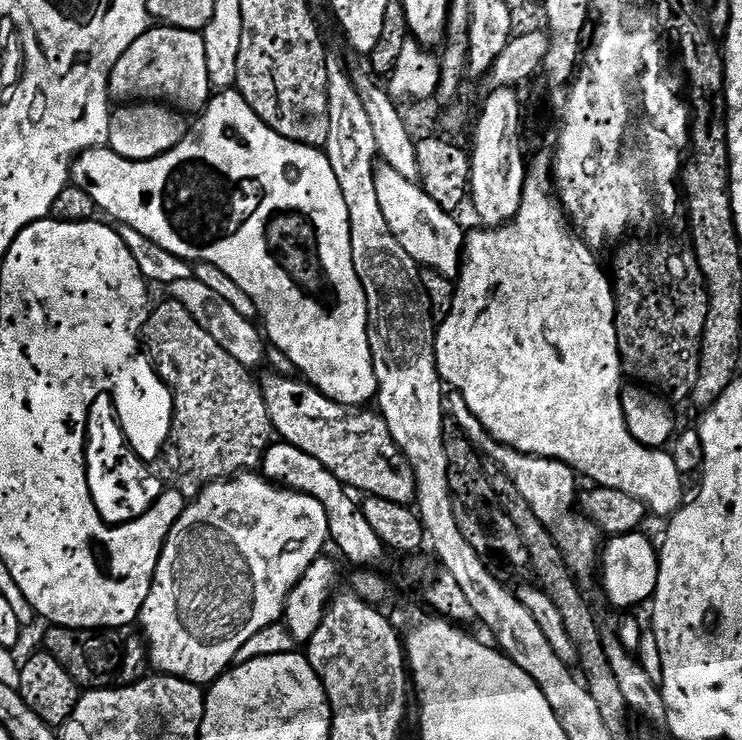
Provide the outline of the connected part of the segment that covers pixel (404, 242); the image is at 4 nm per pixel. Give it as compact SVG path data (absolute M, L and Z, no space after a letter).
M377 163L374 186L378 190L378 202L382 206L386 226L390 226L402 250L414 258L416 265L439 276L459 277L466 232L460 229L457 217L442 210L442 206L438 206L438 202L434 202L434 198L430 198L417 181L402 178L402 174L389 164Z

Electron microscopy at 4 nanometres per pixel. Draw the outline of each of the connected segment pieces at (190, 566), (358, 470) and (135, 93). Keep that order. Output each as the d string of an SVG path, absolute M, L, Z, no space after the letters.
M252 470L233 476L230 480L216 480L213 484L207 484L185 507L178 522L174 522L164 543L162 554L158 558L150 594L146 594L146 602L140 611L138 628L147 643L151 667L159 670L163 675L177 676L180 680L188 680L192 684L211 685L213 680L217 680L228 671L235 661L238 650L242 650L242 646L246 646L246 642L250 642L250 638L254 638L258 630L266 630L266 626L281 623L288 595L294 590L294 586L298 586L298 582L306 574L306 570L310 570L312 563L321 559L323 552L320 551L323 550L324 543L327 545L329 540L326 510L322 510L322 502L318 496L307 496L305 492L271 483L265 480L263 475Z
M273 374L266 375L265 380L259 381L260 389L264 395L264 401L268 407L268 413L270 414L270 422L272 423L272 431L283 443L290 446L298 446L298 450L306 450L306 454L310 454L310 458L318 458L318 462L322 462L322 466L326 466L326 470L330 470L334 474L334 478L340 480L341 485L347 486L349 489L355 490L357 493L364 492L368 496L376 496L380 500L386 502L394 502L395 504L402 504L405 506L411 505L416 498L416 475L414 470L408 464L406 457L400 452L400 448L394 442L394 438L390 434L390 426L386 426L383 416L379 411L372 410L372 412L364 412L368 410L353 410L344 407L344 405L334 402L330 398L323 396L317 388L309 386L303 379L280 377Z
M152 26L118 58L108 80L111 99L116 102L159 102L181 113L199 113L212 99L214 89L206 70L206 42L200 32Z

